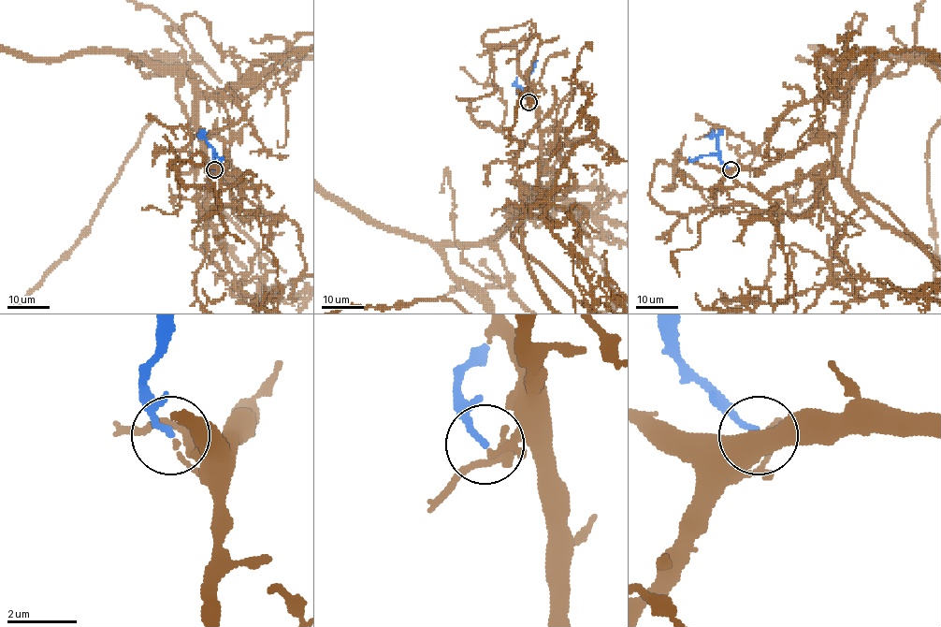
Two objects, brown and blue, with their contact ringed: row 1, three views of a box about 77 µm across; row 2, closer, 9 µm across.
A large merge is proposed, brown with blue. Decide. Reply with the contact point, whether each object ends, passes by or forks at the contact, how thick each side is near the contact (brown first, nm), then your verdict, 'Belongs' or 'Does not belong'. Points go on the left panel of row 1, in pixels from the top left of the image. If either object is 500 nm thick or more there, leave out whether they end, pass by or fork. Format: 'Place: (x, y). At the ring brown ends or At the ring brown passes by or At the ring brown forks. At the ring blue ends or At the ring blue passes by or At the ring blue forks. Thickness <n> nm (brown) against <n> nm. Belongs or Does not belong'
Place: (214, 169). At the ring brown passes by. At the ring blue ends. Thickness 300 nm (brown) against 170 nm. Belongs

